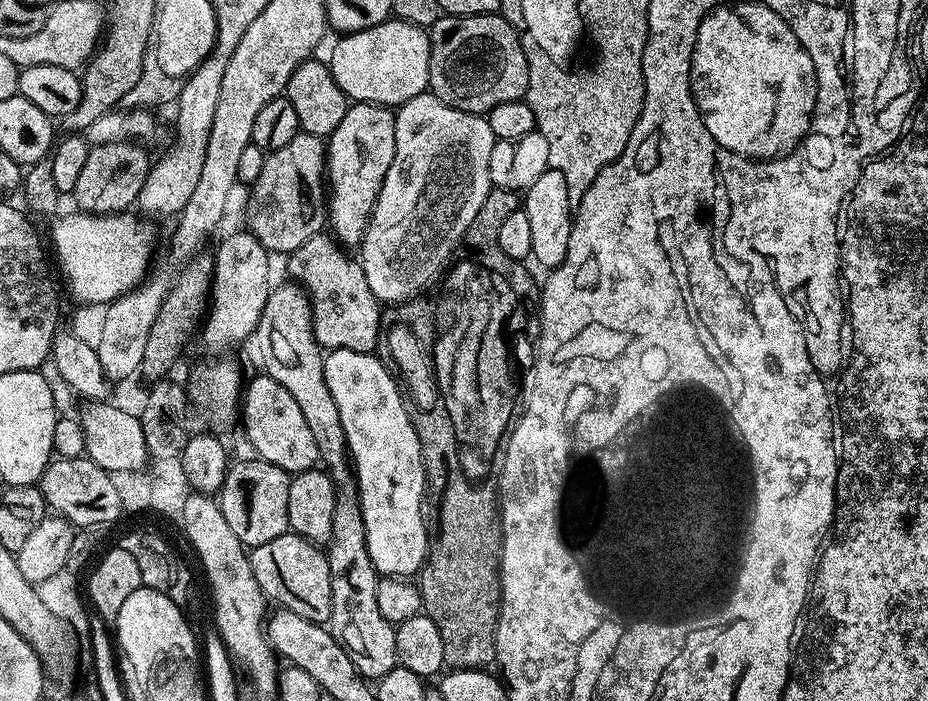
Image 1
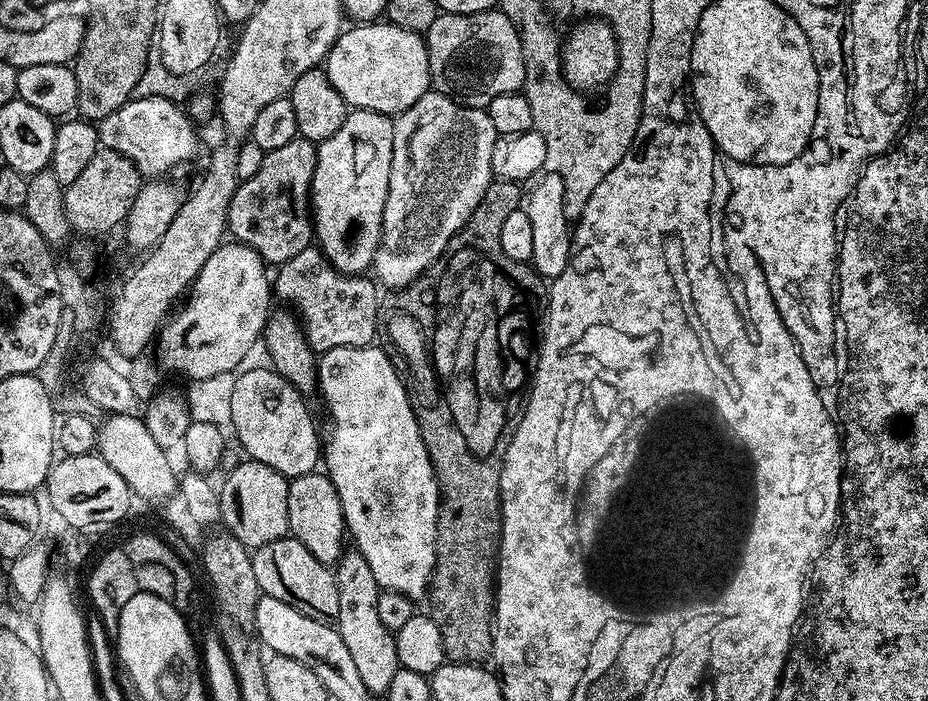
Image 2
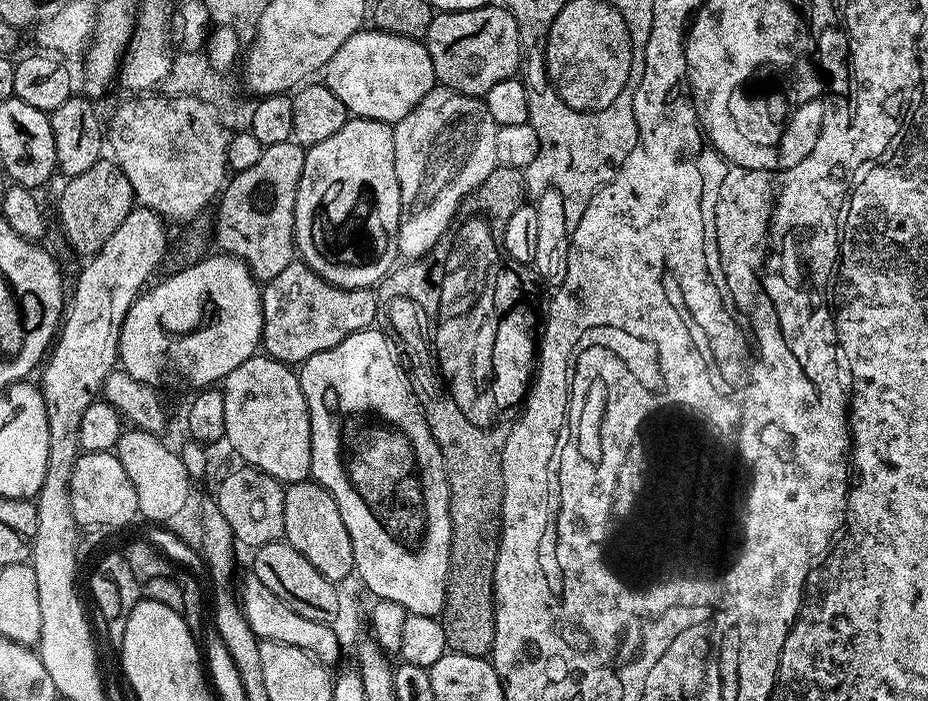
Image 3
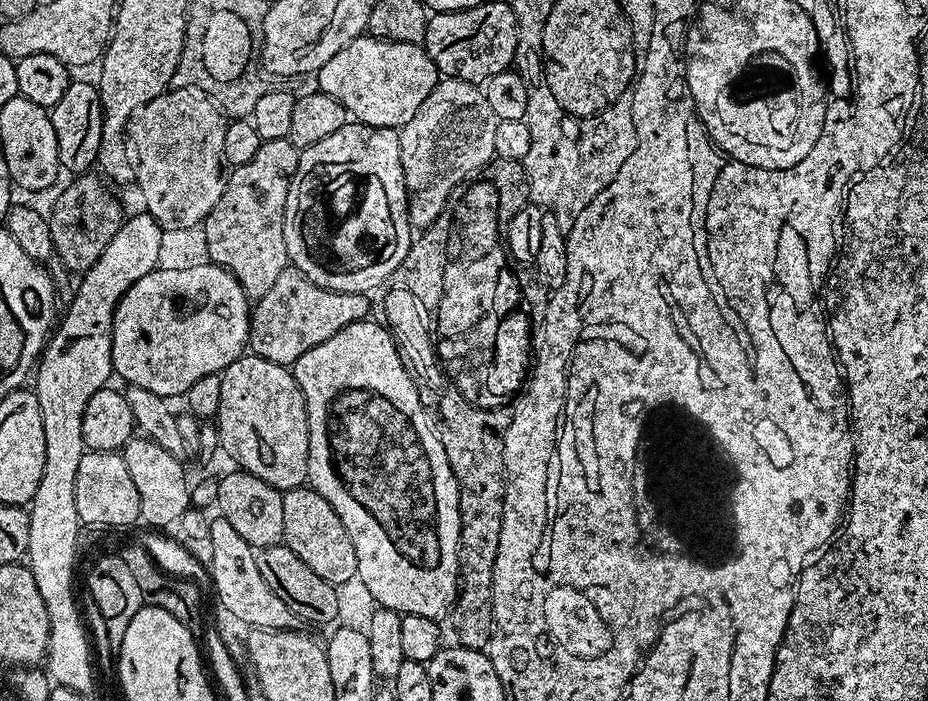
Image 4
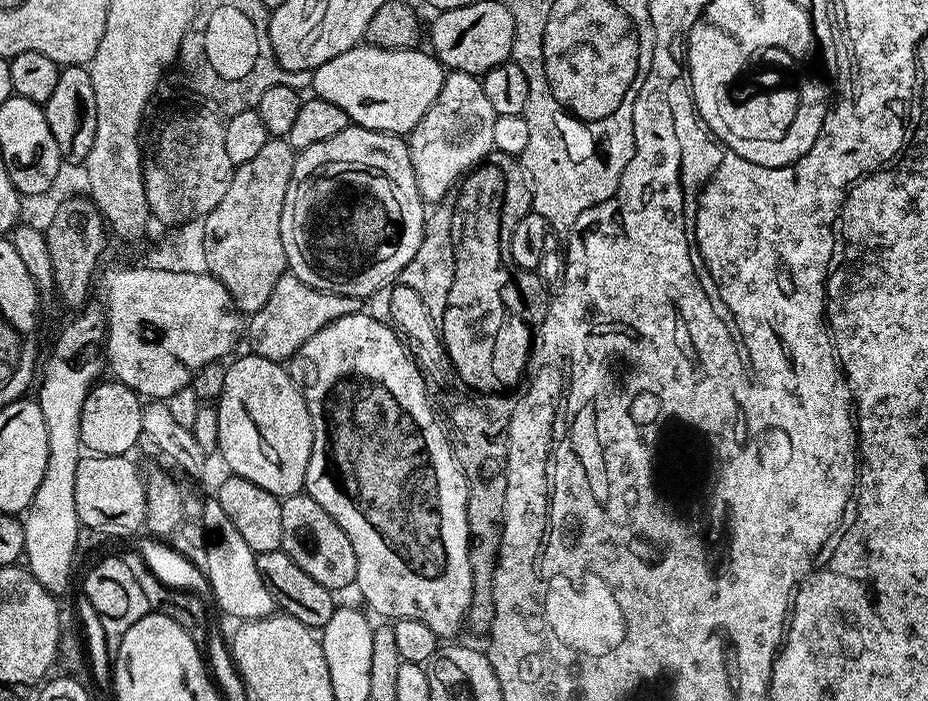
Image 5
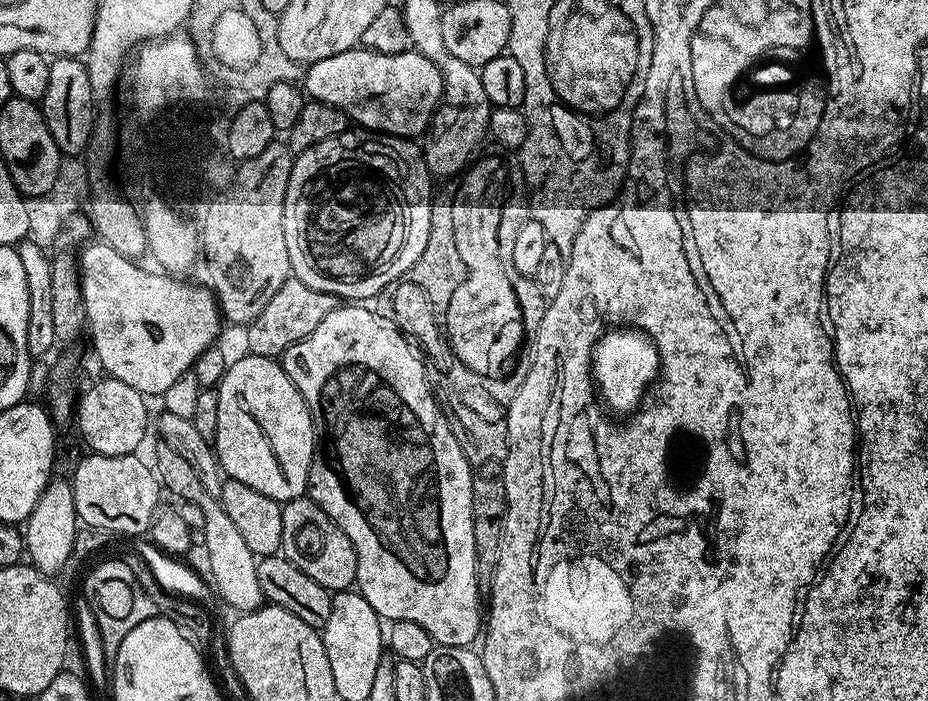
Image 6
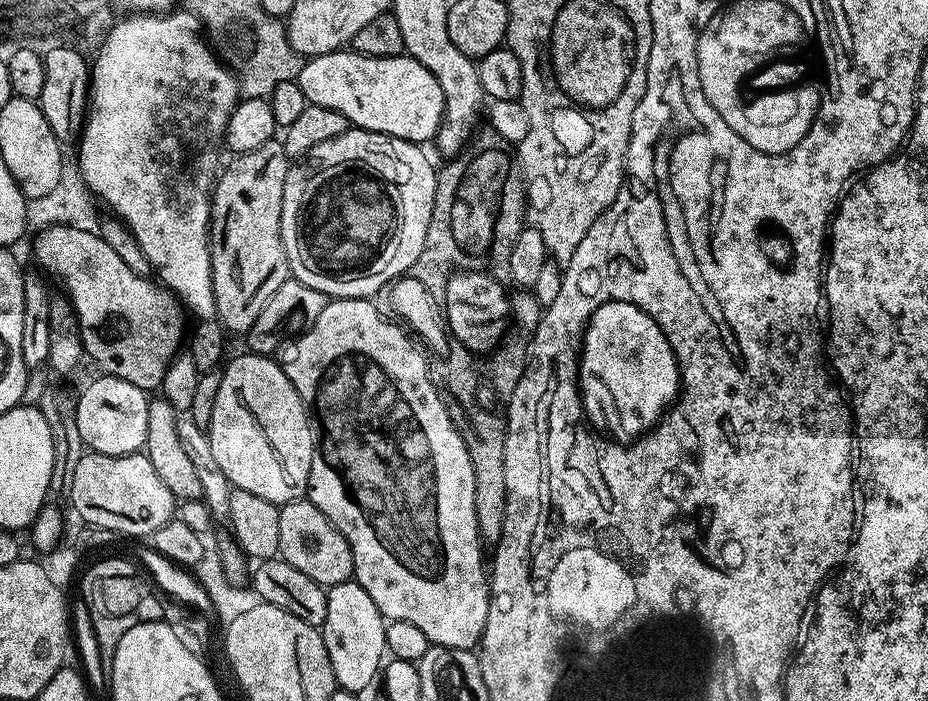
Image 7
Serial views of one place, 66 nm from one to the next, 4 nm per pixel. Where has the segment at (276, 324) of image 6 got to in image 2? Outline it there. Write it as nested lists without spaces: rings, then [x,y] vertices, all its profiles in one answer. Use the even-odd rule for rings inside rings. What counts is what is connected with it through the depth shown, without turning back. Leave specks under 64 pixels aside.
[[[310,246],[275,269],[274,296],[277,301],[285,300],[288,303],[285,305],[298,313],[313,352],[323,354],[335,348],[367,348],[375,341],[372,339],[378,329],[377,285],[368,278],[364,274],[347,276],[324,257],[319,247]]]

